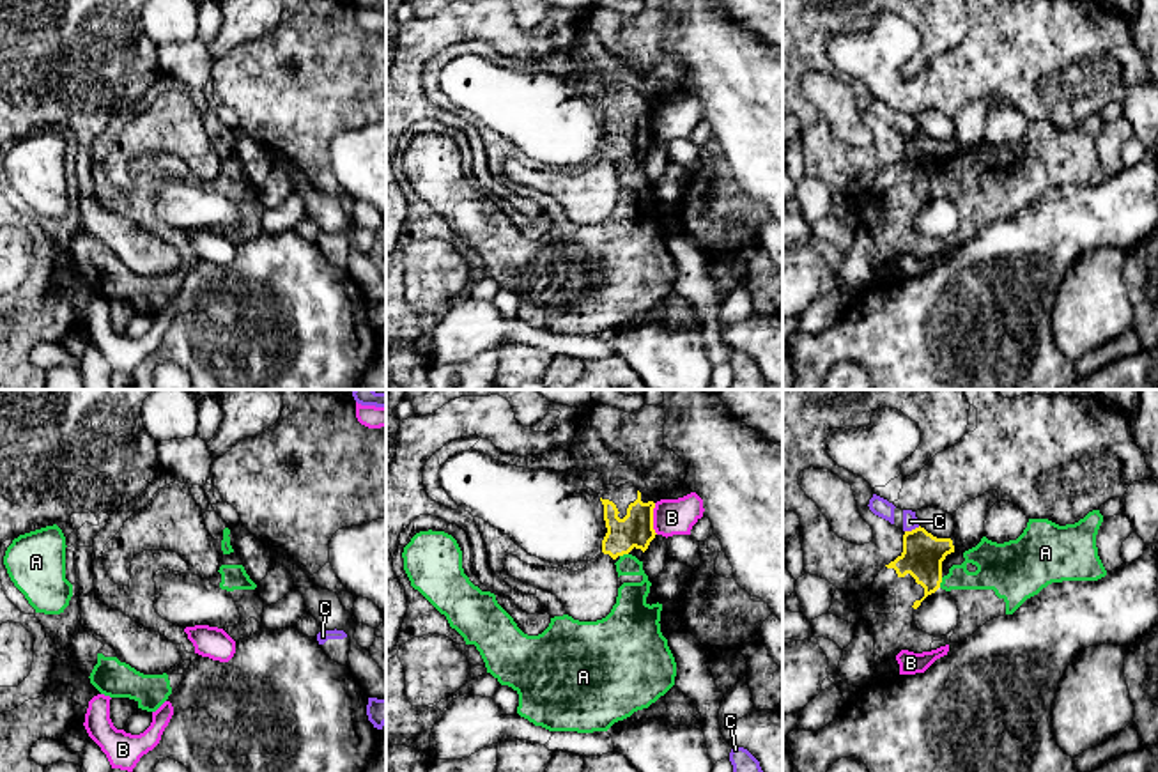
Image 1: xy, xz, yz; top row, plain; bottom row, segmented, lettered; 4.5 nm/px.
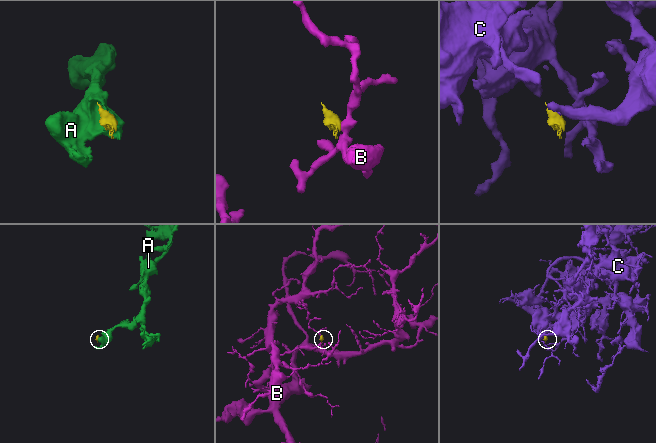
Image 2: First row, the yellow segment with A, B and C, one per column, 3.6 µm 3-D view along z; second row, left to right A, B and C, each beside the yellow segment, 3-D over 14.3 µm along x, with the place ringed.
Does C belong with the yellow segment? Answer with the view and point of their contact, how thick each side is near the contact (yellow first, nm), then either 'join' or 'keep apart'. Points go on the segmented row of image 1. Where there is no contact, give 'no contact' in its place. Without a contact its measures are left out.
yz (912, 530) | 190/70 nm | keep apart

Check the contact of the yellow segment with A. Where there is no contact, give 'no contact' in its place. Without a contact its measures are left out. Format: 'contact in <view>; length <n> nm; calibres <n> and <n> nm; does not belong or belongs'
contact in yz; length 50 nm; calibres 190 and 160 nm; belongs

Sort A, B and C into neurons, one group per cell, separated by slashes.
A / B / C

